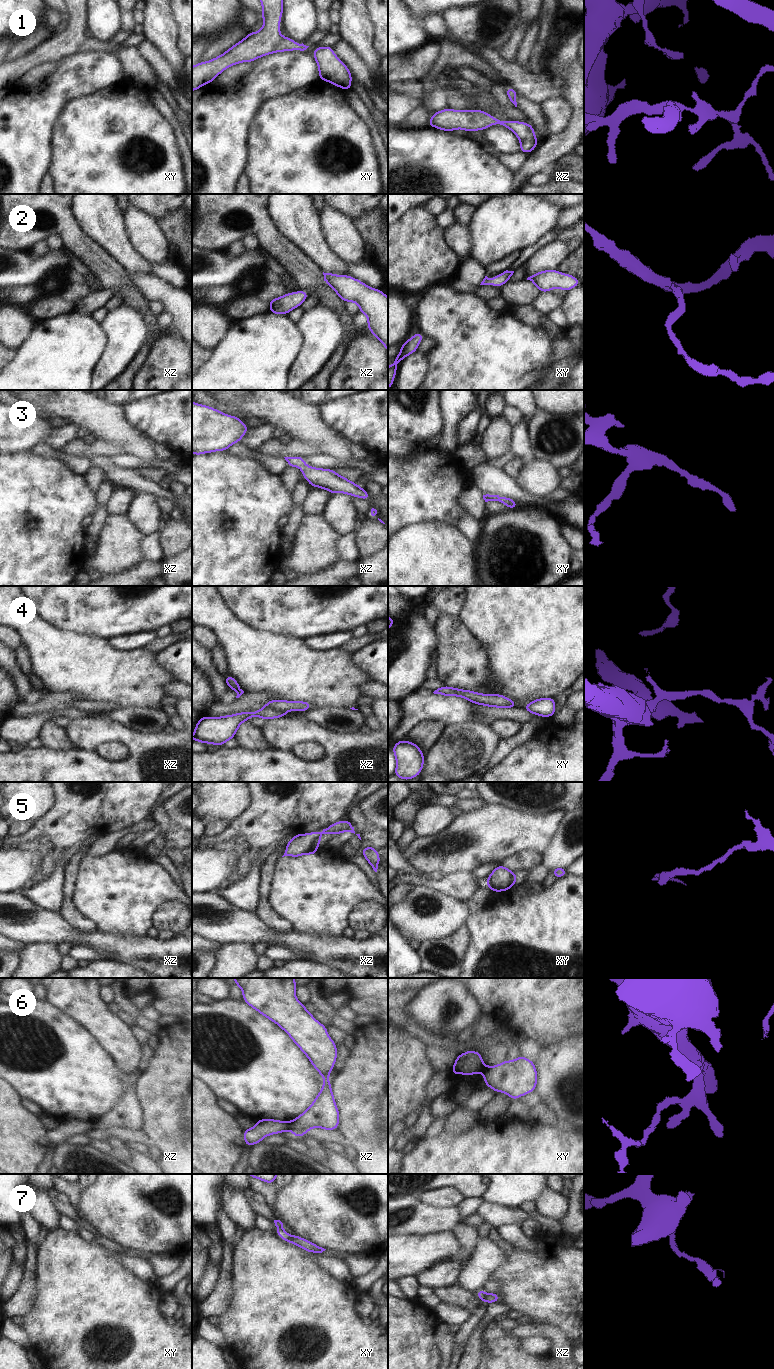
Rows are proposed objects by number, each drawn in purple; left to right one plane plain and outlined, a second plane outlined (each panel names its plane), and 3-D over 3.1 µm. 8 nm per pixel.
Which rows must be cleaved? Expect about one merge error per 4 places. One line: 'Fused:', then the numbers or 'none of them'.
Fused: 4, 6, 7

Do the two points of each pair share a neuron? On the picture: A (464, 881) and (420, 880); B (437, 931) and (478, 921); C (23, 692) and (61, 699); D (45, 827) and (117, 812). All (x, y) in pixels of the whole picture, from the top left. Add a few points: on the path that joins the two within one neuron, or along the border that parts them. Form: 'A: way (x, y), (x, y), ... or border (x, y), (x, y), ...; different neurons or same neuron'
A: way (453, 884), (431, 883); same neuron
B: border (470, 917), (465, 923); different neurons
C: border (19, 701), (25, 702); different neurons
D: way (63, 826), (80, 812), (99, 812); same neuron

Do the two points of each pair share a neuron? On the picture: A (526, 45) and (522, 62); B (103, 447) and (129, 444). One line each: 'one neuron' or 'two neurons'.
A: one neuron
B: two neurons

